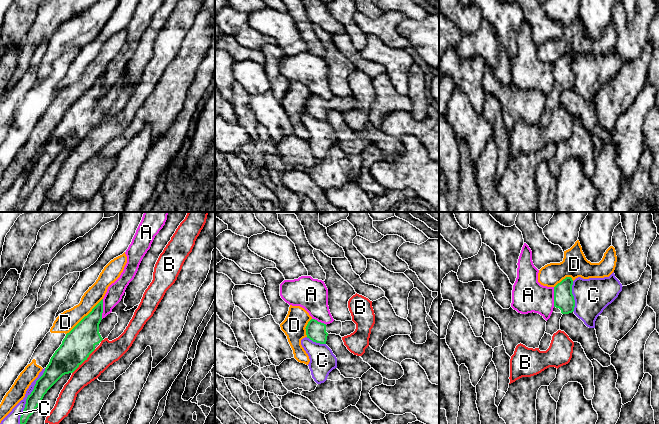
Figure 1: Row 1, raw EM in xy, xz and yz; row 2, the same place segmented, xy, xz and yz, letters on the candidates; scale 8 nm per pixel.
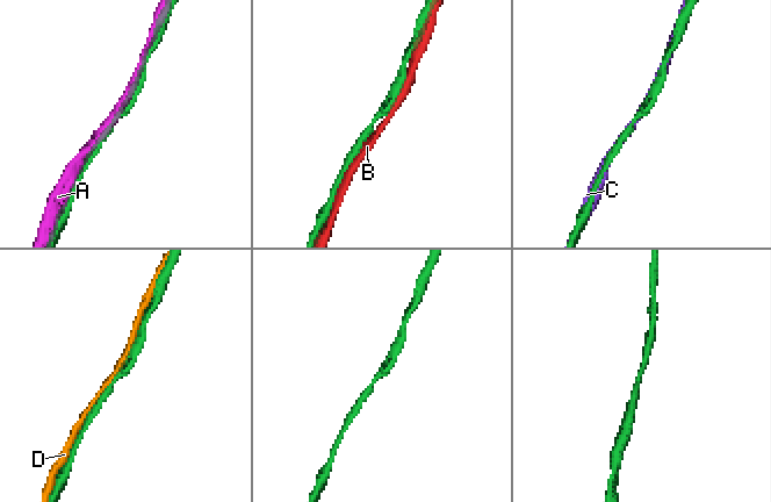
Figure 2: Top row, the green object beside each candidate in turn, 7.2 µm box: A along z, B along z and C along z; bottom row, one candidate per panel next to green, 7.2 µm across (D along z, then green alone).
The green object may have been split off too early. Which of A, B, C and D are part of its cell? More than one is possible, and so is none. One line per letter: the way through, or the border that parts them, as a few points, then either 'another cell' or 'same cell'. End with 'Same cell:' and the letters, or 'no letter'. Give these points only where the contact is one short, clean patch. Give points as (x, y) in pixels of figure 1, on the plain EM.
A: another cell
B: another cell
C: another cell
D: another cell
Same cell: no letter

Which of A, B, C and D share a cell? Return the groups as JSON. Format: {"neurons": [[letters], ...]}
{"neurons": [["A"], ["B"], ["C"], ["D"]]}

